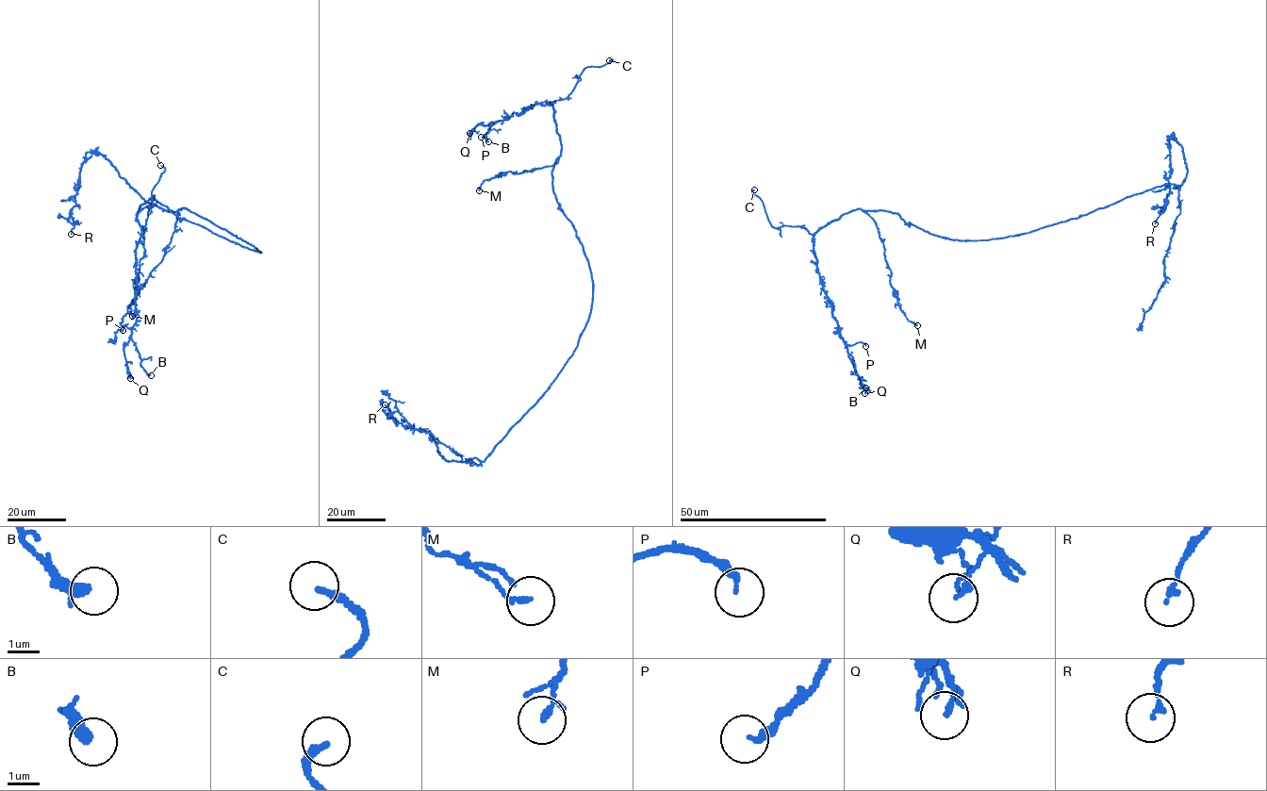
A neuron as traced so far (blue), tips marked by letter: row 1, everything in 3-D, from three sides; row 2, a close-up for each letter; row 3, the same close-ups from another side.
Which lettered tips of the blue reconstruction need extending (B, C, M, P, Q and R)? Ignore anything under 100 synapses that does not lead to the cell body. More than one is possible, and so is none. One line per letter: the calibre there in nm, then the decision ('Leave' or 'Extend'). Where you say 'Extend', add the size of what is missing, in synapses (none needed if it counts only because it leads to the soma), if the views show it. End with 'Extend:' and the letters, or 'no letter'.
B: Thickness 380 nm. Leave
C: Thickness 190 nm. Extend
M: Thickness 170 nm. Leave
P: Thickness 240 nm. Leave
Q: Thickness 160 nm. Leave
R: Thickness 140 nm. Leave
Extend: C

